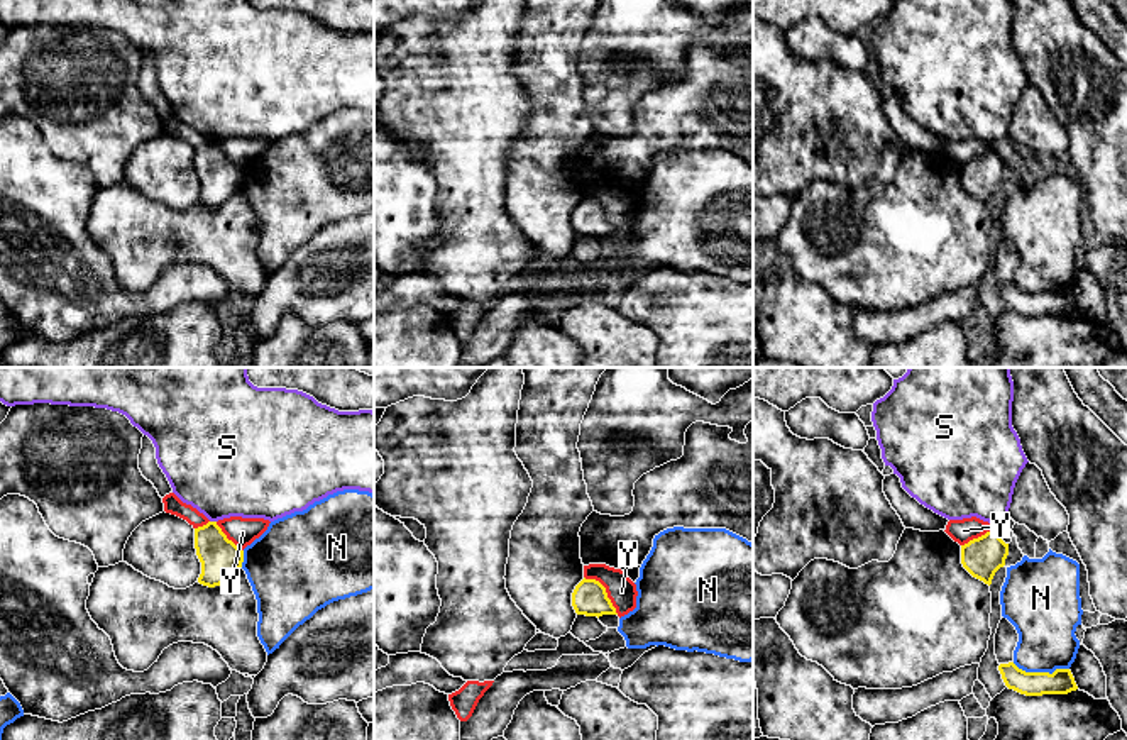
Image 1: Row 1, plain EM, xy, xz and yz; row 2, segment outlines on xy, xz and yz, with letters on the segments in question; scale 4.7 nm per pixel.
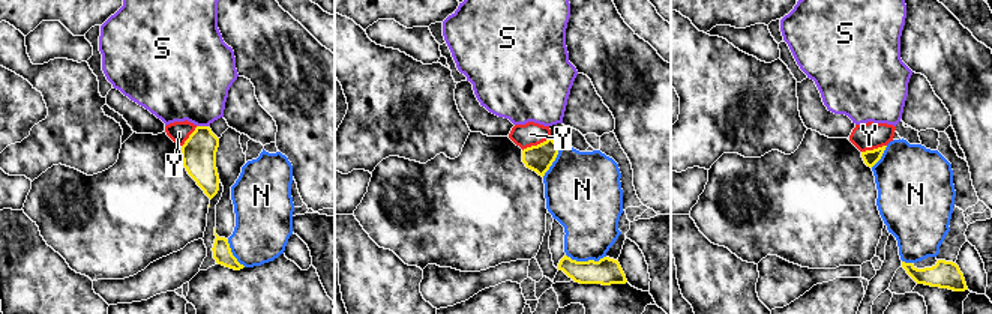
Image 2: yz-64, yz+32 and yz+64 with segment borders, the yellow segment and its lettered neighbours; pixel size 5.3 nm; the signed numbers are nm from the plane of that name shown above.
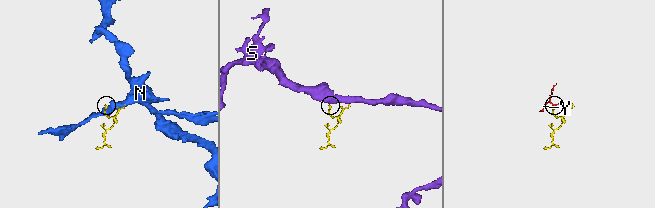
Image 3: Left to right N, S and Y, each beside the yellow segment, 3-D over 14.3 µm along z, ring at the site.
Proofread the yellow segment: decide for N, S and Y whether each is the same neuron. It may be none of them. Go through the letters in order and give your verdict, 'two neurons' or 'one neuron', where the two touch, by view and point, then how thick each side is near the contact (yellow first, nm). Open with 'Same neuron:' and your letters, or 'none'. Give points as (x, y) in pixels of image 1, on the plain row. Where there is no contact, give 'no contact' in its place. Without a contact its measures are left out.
Same neuron: none
N: two neurons | yz (1041, 293) | 120/300 nm
S: two neurons | xy (214, 143) | 190/440 nm
Y: two neurons | xz (604, 212) | 170/140 nm

